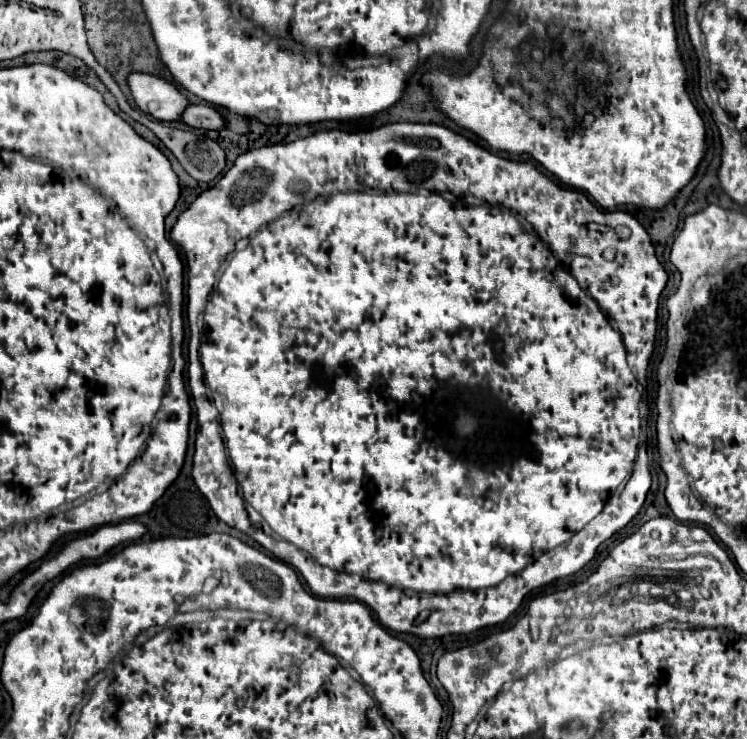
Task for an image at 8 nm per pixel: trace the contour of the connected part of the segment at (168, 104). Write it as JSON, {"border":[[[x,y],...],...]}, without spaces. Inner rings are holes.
{"border":[[[131,72],[127,76],[127,86],[137,108],[161,122],[179,120],[189,104],[173,84],[145,72]]]}

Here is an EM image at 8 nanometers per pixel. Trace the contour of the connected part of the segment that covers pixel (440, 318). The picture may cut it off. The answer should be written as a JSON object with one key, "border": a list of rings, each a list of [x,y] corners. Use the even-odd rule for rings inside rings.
{"border":[[[401,122],[401,123],[391,123],[391,124],[385,124],[385,126],[381,126],[381,128],[375,128],[375,130],[371,130],[371,132],[343,132],[343,130],[323,130],[323,132],[317,132],[317,134],[313,134],[313,136],[307,136],[307,138],[301,138],[301,140],[295,140],[295,142],[289,142],[289,144],[275,144],[275,146],[265,146],[265,148],[255,148],[255,150],[247,150],[247,152],[243,152],[243,154],[239,154],[239,156],[237,156],[237,160],[235,160],[235,164],[233,164],[233,168],[229,168],[229,170],[227,170],[227,172],[225,172],[225,174],[223,174],[223,176],[221,176],[221,180],[219,180],[219,182],[217,182],[217,184],[215,184],[215,186],[213,186],[213,188],[209,188],[209,190],[205,190],[205,192],[201,192],[201,194],[199,194],[199,196],[197,196],[197,198],[195,198],[195,202],[193,202],[193,204],[191,204],[191,206],[189,206],[189,208],[187,208],[187,210],[185,210],[185,212],[181,212],[181,214],[179,214],[179,220],[177,220],[177,222],[175,222],[175,226],[173,226],[173,230],[171,230],[171,240],[173,240],[173,242],[177,242],[177,246],[179,246],[179,248],[181,248],[181,250],[183,250],[183,254],[185,254],[185,260],[187,260],[187,266],[189,266],[189,268],[187,268],[187,320],[189,320],[189,329],[190,329],[190,338],[189,338],[189,343],[188,343],[188,363],[189,363],[189,364],[188,364],[188,365],[187,365],[187,382],[189,382],[189,390],[191,390],[191,398],[193,398],[193,404],[195,404],[195,410],[197,410],[197,426],[199,426],[199,430],[197,430],[197,438],[195,438],[195,454],[193,454],[193,470],[191,470],[191,474],[193,474],[193,480],[195,480],[195,484],[197,484],[197,488],[199,488],[199,490],[201,490],[201,494],[203,494],[203,496],[205,496],[205,498],[207,498],[207,502],[209,502],[209,506],[211,506],[211,510],[213,510],[213,512],[215,512],[215,514],[217,514],[217,518],[219,518],[219,520],[223,520],[223,522],[225,522],[225,524],[229,524],[229,526],[231,526],[231,528],[237,528],[237,530],[241,530],[241,532],[245,532],[245,534],[249,534],[249,536],[251,536],[251,538],[253,538],[253,540],[255,540],[255,542],[259,542],[259,544],[261,544],[261,546],[263,546],[263,548],[265,548],[265,550],[269,550],[269,552],[271,552],[271,554],[273,554],[273,556],[275,556],[275,558],[279,558],[279,560],[283,560],[283,562],[285,562],[285,564],[289,564],[289,566],[293,566],[293,568],[297,568],[297,570],[299,570],[299,572],[301,572],[301,576],[303,576],[303,578],[305,578],[305,582],[307,582],[307,584],[309,584],[309,588],[311,588],[311,590],[313,590],[313,592],[315,592],[315,594],[317,594],[317,596],[323,596],[323,598],[353,598],[353,600],[359,600],[359,602],[363,602],[363,604],[365,604],[365,606],[367,606],[367,608],[369,608],[369,610],[373,610],[373,612],[375,612],[375,616],[377,616],[377,618],[379,618],[379,622],[381,622],[381,624],[383,624],[383,626],[385,626],[385,628],[389,628],[389,630],[393,630],[393,632],[407,632],[407,634],[415,634],[415,636],[421,636],[421,638],[441,638],[441,636],[449,636],[449,634],[471,634],[471,632],[475,632],[475,630],[479,630],[479,628],[485,628],[485,626],[493,626],[493,624],[501,624],[501,622],[505,622],[505,620],[507,620],[507,618],[509,618],[509,616],[511,616],[511,614],[513,614],[513,612],[515,612],[515,610],[517,610],[517,608],[519,608],[519,604],[521,604],[521,600],[523,600],[523,598],[525,598],[525,596],[527,596],[527,594],[529,594],[529,592],[531,592],[531,590],[535,590],[535,588],[539,588],[539,586],[547,586],[547,584],[551,584],[551,582],[555,582],[555,580],[559,580],[559,578],[567,578],[567,576],[571,576],[571,574],[577,574],[577,572],[579,572],[579,570],[581,570],[581,568],[583,568],[583,566],[585,566],[585,564],[587,564],[587,562],[589,562],[589,560],[591,560],[591,558],[593,558],[593,556],[595,556],[595,550],[597,550],[597,548],[599,548],[599,544],[603,544],[603,542],[605,542],[605,540],[607,540],[607,538],[611,538],[611,536],[613,536],[613,534],[615,534],[615,532],[619,532],[619,530],[621,530],[621,528],[625,528],[625,526],[627,526],[627,524],[629,524],[629,522],[631,522],[631,520],[633,520],[633,516],[637,516],[637,514],[639,514],[639,510],[641,510],[641,506],[643,506],[643,502],[645,502],[645,496],[647,496],[647,492],[649,492],[649,488],[651,488],[651,472],[649,472],[649,458],[648,458],[648,454],[647,454],[647,444],[646,444],[646,442],[643,442],[643,443],[642,443],[642,444],[640,444],[640,446],[639,446],[639,432],[641,432],[641,418],[639,418],[639,400],[641,400],[641,394],[639,394],[639,390],[637,390],[637,380],[635,380],[635,376],[633,376],[633,372],[635,372],[635,374],[637,374],[637,376],[639,376],[639,378],[641,378],[641,380],[645,380],[645,376],[647,376],[647,366],[649,366],[649,360],[651,360],[651,354],[653,354],[653,348],[655,348],[655,334],[657,334],[657,304],[659,304],[659,296],[661,296],[661,292],[663,292],[663,288],[665,288],[665,284],[667,284],[667,272],[665,272],[665,270],[663,270],[663,266],[661,266],[661,264],[659,264],[659,260],[657,260],[657,256],[655,256],[655,248],[653,248],[653,244],[651,244],[651,238],[649,238],[649,234],[647,234],[647,230],[645,230],[645,228],[643,228],[643,226],[641,226],[641,224],[639,224],[639,222],[637,222],[637,220],[635,220],[635,218],[633,218],[633,216],[631,216],[631,214],[629,214],[629,212],[623,212],[623,210],[613,210],[613,212],[609,212],[609,210],[601,210],[601,208],[597,208],[597,206],[593,206],[593,204],[591,204],[591,200],[589,200],[589,198],[587,198],[587,196],[585,196],[585,194],[583,194],[583,192],[577,192],[577,190],[569,190],[569,188],[563,188],[563,186],[559,186],[559,184],[555,184],[555,182],[553,182],[553,180],[551,180],[551,178],[547,178],[547,176],[545,176],[545,174],[543,174],[543,172],[539,172],[539,170],[537,170],[537,168],[535,168],[535,166],[533,166],[533,164],[531,164],[531,162],[529,162],[529,160],[509,160],[509,158],[501,158],[501,156],[497,156],[497,154],[491,154],[491,152],[489,152],[489,150],[487,150],[487,148],[483,148],[483,146],[479,146],[479,144],[477,144],[477,142],[473,142],[473,140],[469,140],[469,138],[465,138],[465,136],[461,136],[461,134],[457,134],[457,132],[453,132],[453,130],[449,130],[449,128],[447,128],[447,126],[441,126],[441,124],[421,124],[421,123],[411,123],[411,122]],[[349,188],[377,188],[377,190],[375,190],[375,189],[369,189],[369,190],[367,190],[367,189],[365,189],[365,190],[363,190],[363,191],[355,191],[355,192],[351,192],[351,190],[349,190]],[[419,188],[421,188],[421,190],[423,190],[423,192],[433,192],[433,190],[435,190],[435,192],[445,192],[445,190],[451,190],[451,192],[453,192],[453,194],[457,194],[457,196],[465,196],[465,194],[473,194],[473,196],[475,196],[475,198],[483,198],[483,200],[487,200],[487,202],[489,202],[489,204],[481,204],[481,206],[471,206],[471,204],[465,204],[465,202],[463,202],[463,200],[462,200],[462,199],[458,199],[458,201],[456,201],[456,202],[455,202],[455,203],[453,203],[453,204],[452,204],[452,203],[451,203],[451,202],[449,202],[449,201],[447,201],[447,200],[445,200],[445,198],[443,198],[443,196],[441,196],[441,194],[429,194],[429,196],[421,196],[421,194],[401,194],[401,192],[419,192]],[[509,208],[511,208],[511,210],[513,210],[513,212],[517,212],[517,214],[521,214],[521,216],[523,216],[523,218],[525,218],[525,220],[527,220],[527,222],[529,222],[529,224],[531,224],[531,226],[533,226],[533,228],[535,228],[535,232],[537,232],[537,234],[539,234],[539,236],[541,236],[541,238],[539,238],[539,236],[537,236],[537,234],[535,234],[535,232],[531,232],[531,230],[529,230],[529,228],[527,228],[527,226],[525,226],[525,224],[523,224],[523,222],[521,222],[521,220],[519,220],[519,218],[517,218],[517,216],[515,216],[515,214],[513,214],[513,212],[511,212],[511,210],[509,210]],[[595,228],[605,228],[605,236],[599,236],[599,234],[597,234],[597,232],[595,232]],[[229,252],[233,252],[233,253],[232,253],[232,254],[231,254],[231,256],[230,256],[230,258],[229,258],[229,261],[228,261],[228,266],[227,266],[227,268],[225,268],[225,272],[223,272],[223,276],[221,276],[221,278],[219,278],[219,282],[217,282],[217,290],[215,290],[215,292],[213,292],[213,294],[211,294],[211,296],[209,296],[209,292],[211,292],[211,290],[213,290],[213,284],[215,284],[215,272],[217,272],[217,268],[219,268],[219,264],[221,264],[221,262],[223,262],[223,260],[225,260],[225,258],[227,258],[227,254],[229,254]],[[204,310],[205,310],[205,322],[204,322],[204,327],[203,327],[203,328],[206,328],[206,329],[204,329],[204,332],[203,332],[203,333],[202,333],[202,334],[200,334],[200,330],[199,330],[199,327],[198,327],[198,316],[199,316],[199,314],[201,314],[201,313],[203,313],[203,312],[204,312]],[[481,358],[485,358],[485,360],[487,360],[487,366],[483,366],[483,372],[481,372],[481,370],[479,370],[479,374],[477,374],[477,368],[475,368],[475,364],[477,364],[477,360],[481,360]],[[203,370],[205,370],[205,380],[206,380],[206,382],[207,382],[207,384],[209,384],[209,388],[211,388],[211,394],[213,394],[213,400],[215,400],[215,404],[213,404],[213,400],[211,400],[211,396],[209,396],[209,388],[207,388],[207,384],[205,384],[205,382],[204,382],[204,372],[203,372]],[[625,478],[629,478],[629,482],[627,482],[627,484],[625,484],[625,488],[623,488],[623,490],[621,490],[621,492],[619,492],[619,490],[617,490],[617,488],[619,488],[619,484],[621,484],[621,482],[623,482],[623,480],[625,480]],[[237,482],[239,482],[239,486],[241,486],[241,490],[243,490],[243,498],[245,498],[245,500],[247,500],[247,502],[249,502],[249,504],[251,504],[251,506],[253,506],[253,508],[255,508],[255,510],[257,510],[257,512],[259,512],[259,514],[261,514],[261,516],[263,516],[263,518],[265,518],[265,522],[267,522],[267,524],[269,524],[269,526],[271,526],[271,530],[273,530],[273,532],[277,532],[277,534],[279,534],[279,536],[281,536],[281,538],[283,538],[283,540],[275,540],[275,538],[273,538],[273,536],[267,536],[267,534],[265,534],[265,532],[257,532],[257,530],[255,530],[255,528],[253,528],[253,526],[251,526],[251,522],[249,522],[249,516],[247,516],[247,510],[245,510],[245,504],[243,504],[243,500],[241,500],[241,498],[239,498],[239,496],[237,496]]]}

